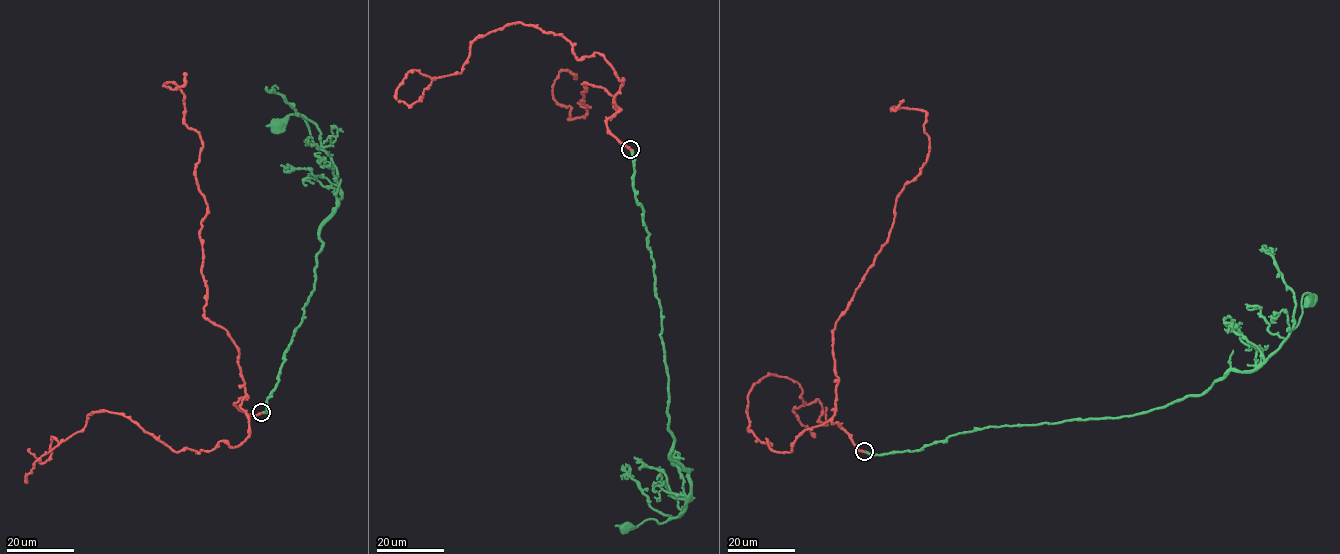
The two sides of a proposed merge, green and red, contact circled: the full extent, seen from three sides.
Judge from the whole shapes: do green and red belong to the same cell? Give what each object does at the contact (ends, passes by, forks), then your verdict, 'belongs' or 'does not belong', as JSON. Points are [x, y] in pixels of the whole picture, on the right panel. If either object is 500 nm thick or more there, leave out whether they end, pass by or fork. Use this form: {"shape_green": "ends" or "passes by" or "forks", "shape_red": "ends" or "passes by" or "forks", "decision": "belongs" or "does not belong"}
{"shape_green": "ends", "shape_red": "ends", "decision": "belongs"}

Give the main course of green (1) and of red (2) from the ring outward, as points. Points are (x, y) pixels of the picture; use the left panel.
1: (261, 413), (313, 289), (319, 229), (342, 194), (337, 170), (307, 122), (294, 115), (278, 126)
2: (261, 412), (235, 405), (248, 397), (239, 348), (203, 315), (202, 141), (183, 93), (163, 86), (184, 72)

